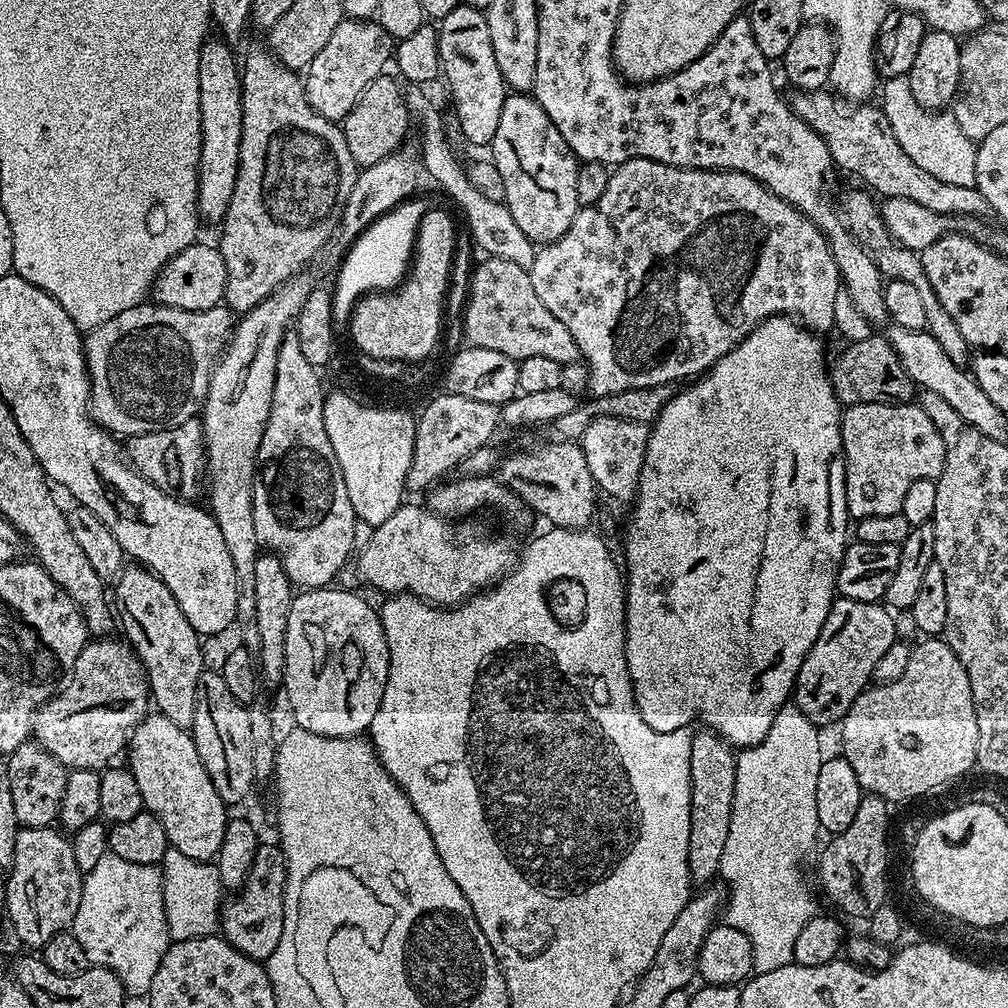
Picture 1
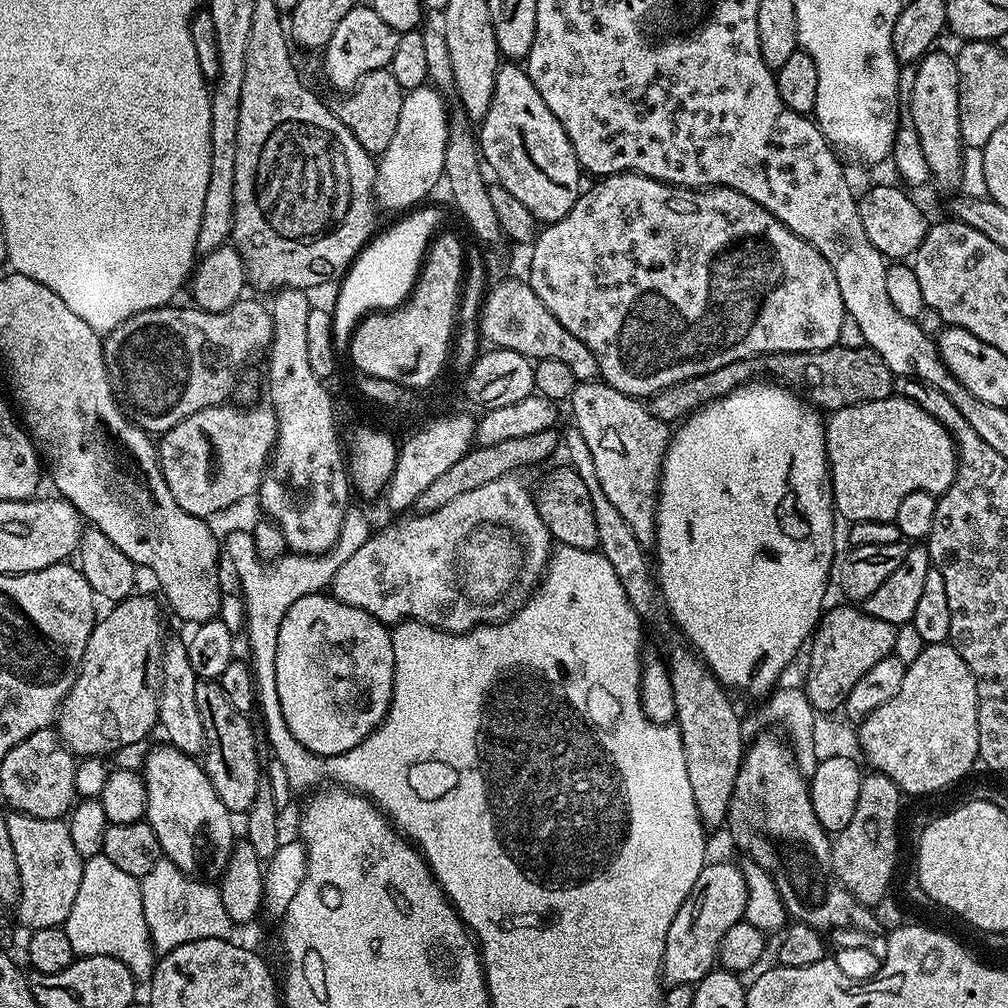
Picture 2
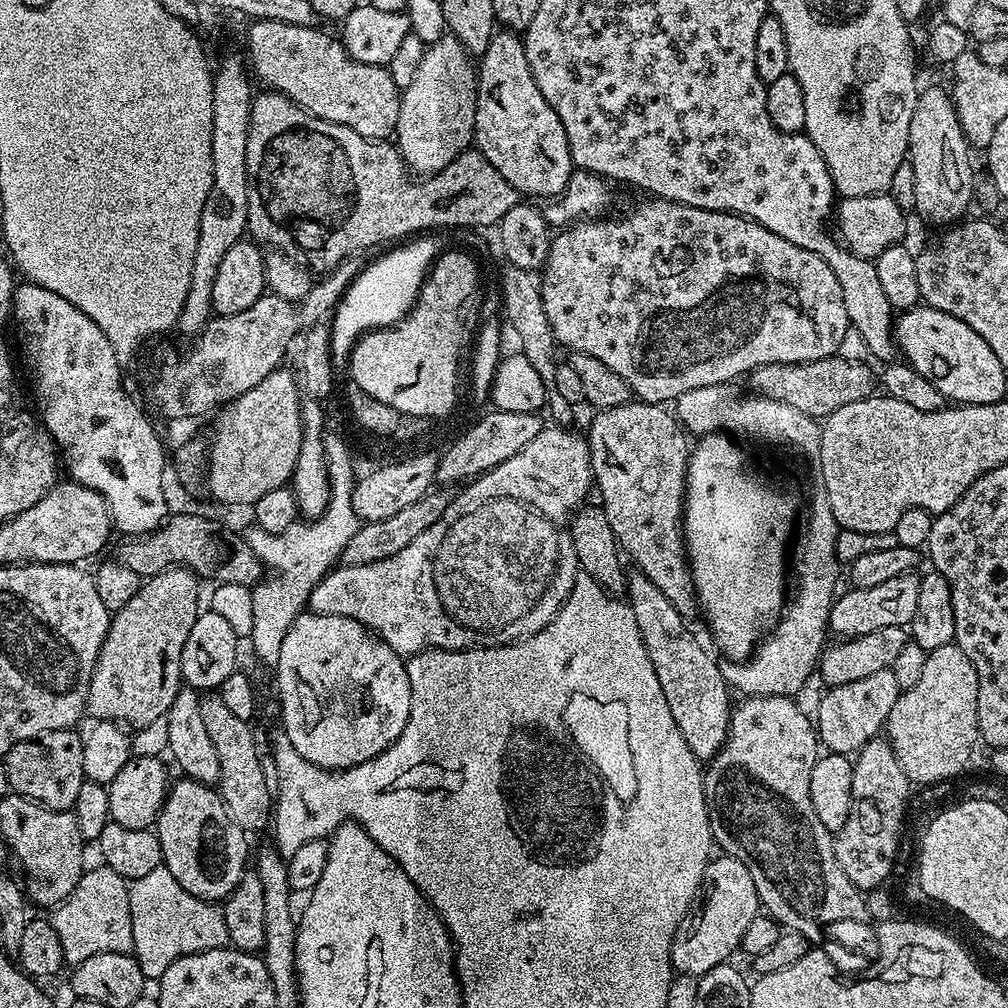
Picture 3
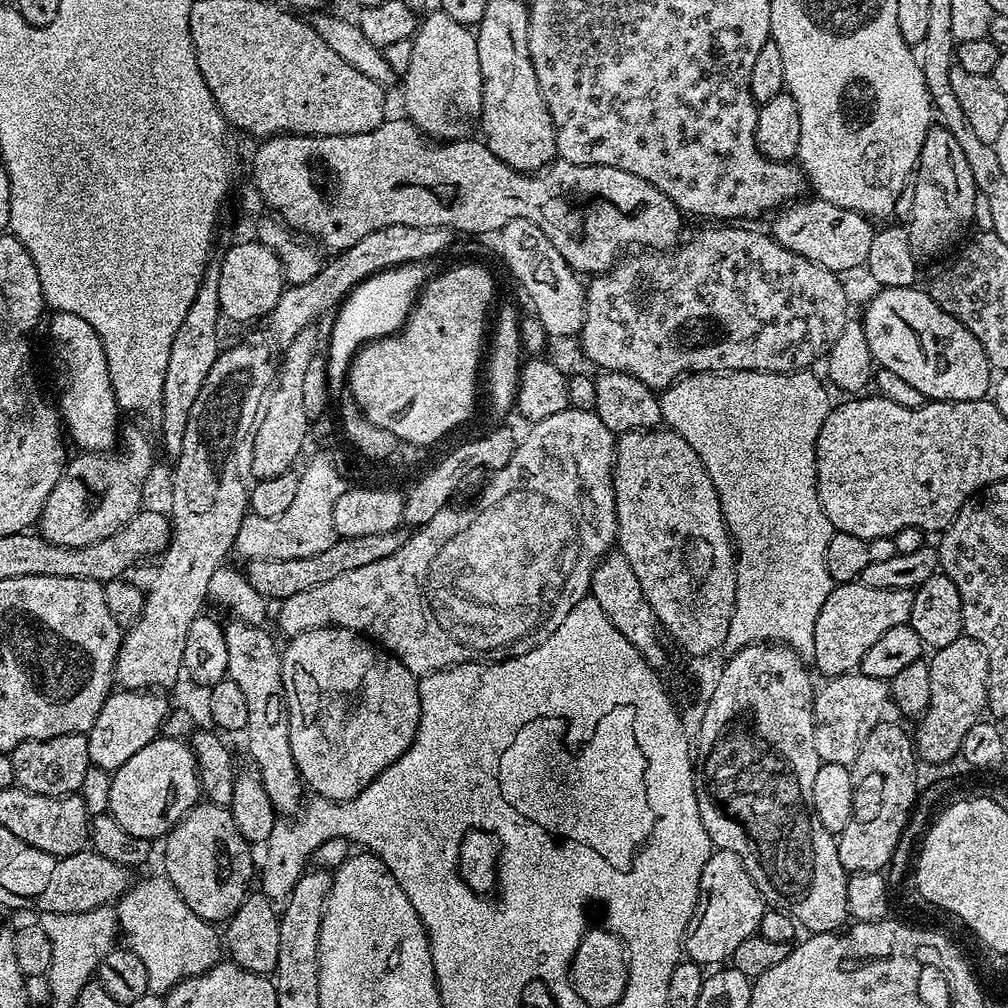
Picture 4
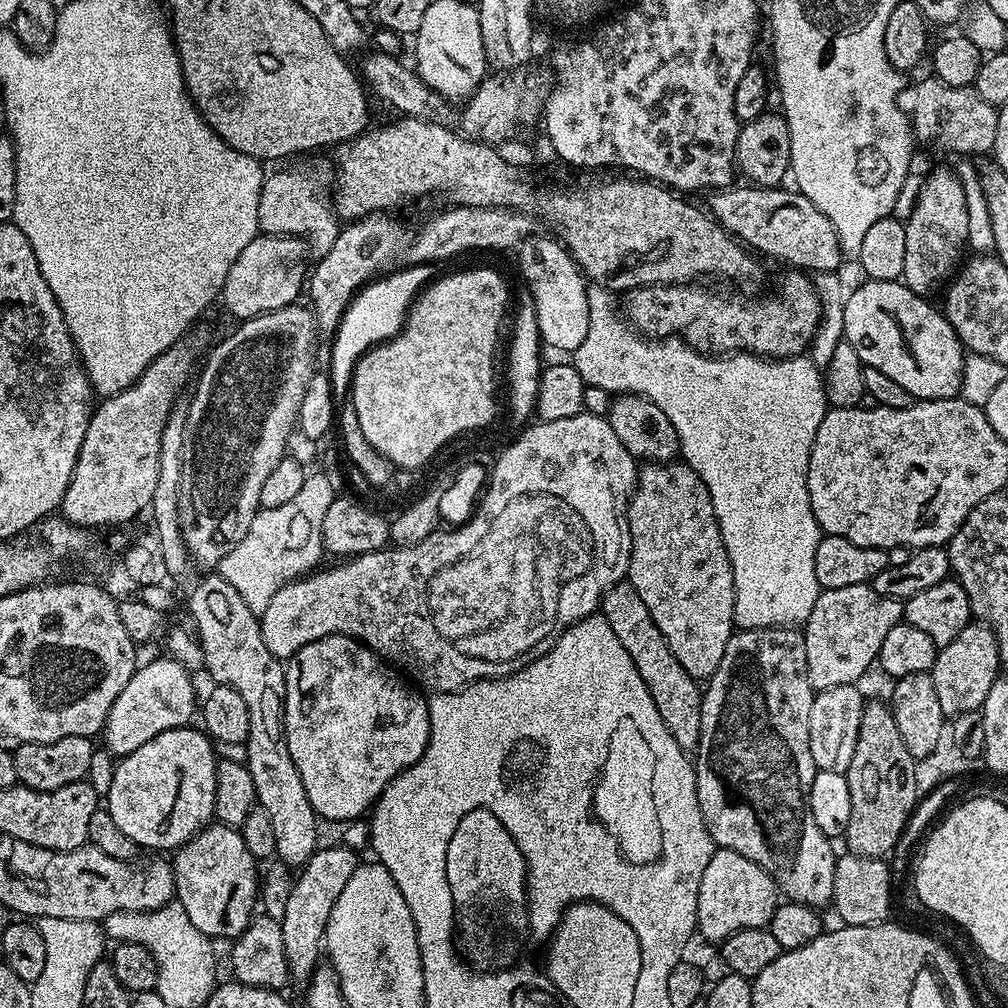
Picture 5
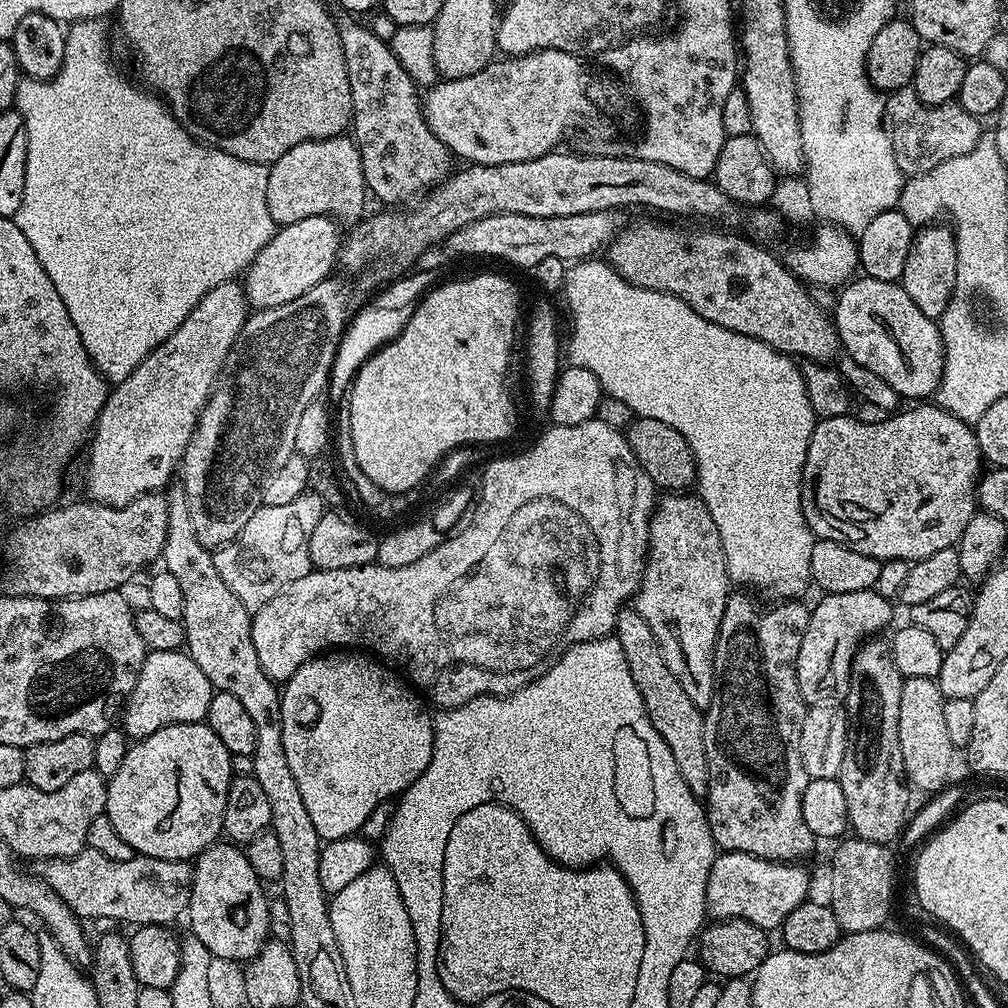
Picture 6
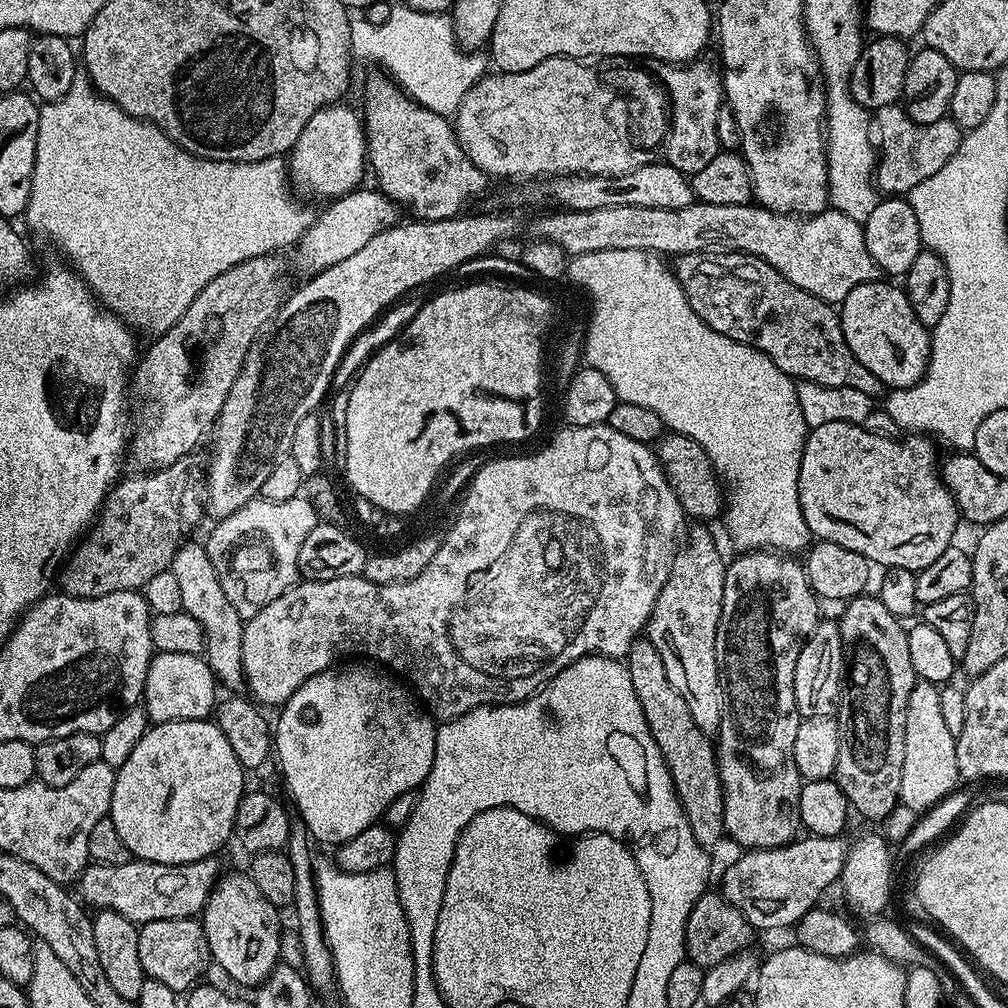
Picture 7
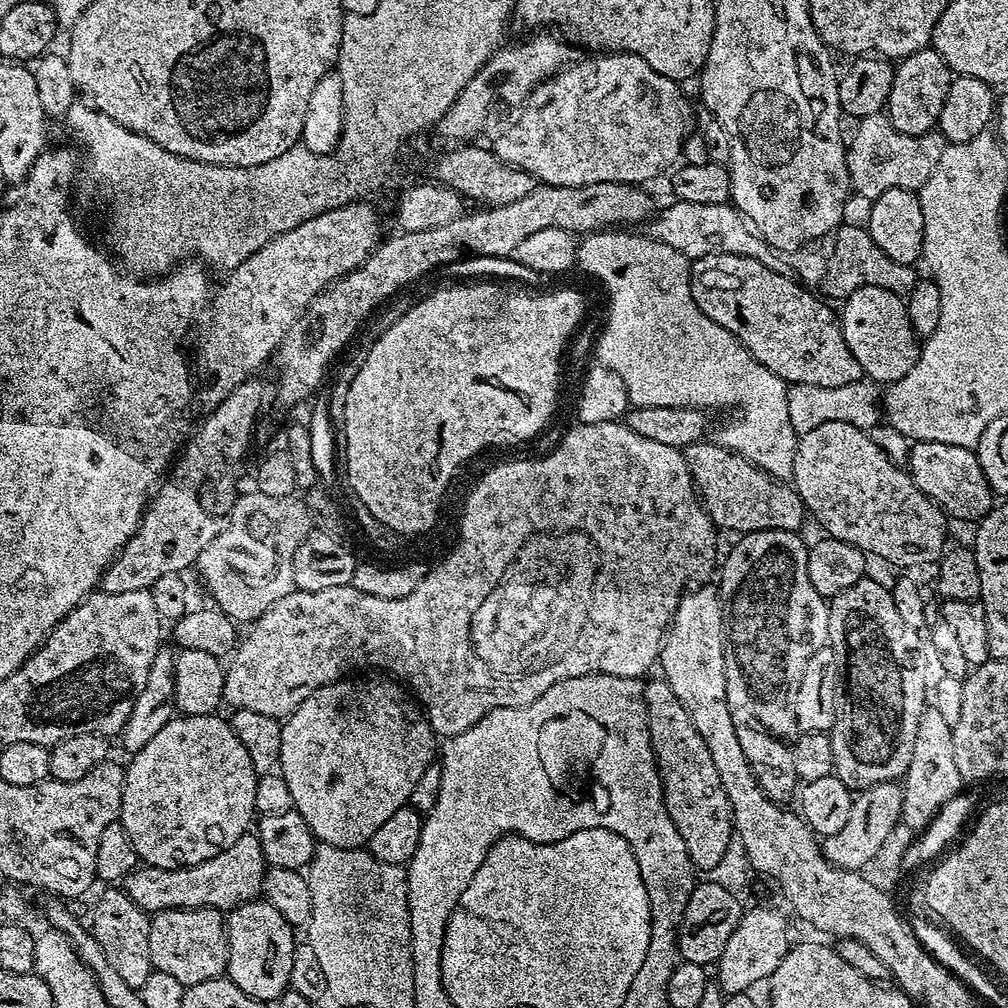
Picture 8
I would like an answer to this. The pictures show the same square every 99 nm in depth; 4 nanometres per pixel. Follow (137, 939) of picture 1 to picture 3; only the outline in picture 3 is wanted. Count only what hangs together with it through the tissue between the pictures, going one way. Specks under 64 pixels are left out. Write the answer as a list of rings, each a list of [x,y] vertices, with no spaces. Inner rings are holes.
[[[103,866],[89,867],[71,894],[51,909],[50,919],[62,942],[65,965],[78,965],[86,958],[94,958],[94,954],[133,951],[129,885],[129,881],[114,874],[114,870]]]

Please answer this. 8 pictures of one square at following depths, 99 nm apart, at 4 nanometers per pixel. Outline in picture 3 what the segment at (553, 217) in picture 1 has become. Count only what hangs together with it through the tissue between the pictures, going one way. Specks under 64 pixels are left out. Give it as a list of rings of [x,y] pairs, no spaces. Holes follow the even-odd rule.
[[[507,30],[497,31],[493,35],[492,41],[486,46],[483,56],[479,57],[478,75],[476,77],[476,131],[474,133],[474,144],[478,151],[494,166],[494,170],[498,170],[498,174],[502,174],[502,178],[506,178],[506,182],[510,182],[510,186],[515,188],[517,193],[524,195],[525,192],[528,195],[525,197],[549,196],[548,198],[555,198],[568,188],[574,165],[570,158],[570,146],[566,138],[566,130],[562,126],[558,114],[554,114],[554,110],[550,110],[546,98],[542,98],[542,90],[538,90],[538,82],[534,82],[534,74],[530,74],[530,62],[526,62],[523,39],[517,33]]]

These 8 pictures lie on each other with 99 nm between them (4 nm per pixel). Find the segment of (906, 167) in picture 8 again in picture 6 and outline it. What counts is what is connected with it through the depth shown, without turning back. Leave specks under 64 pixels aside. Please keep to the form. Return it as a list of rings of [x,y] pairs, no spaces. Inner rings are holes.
[[[912,86],[887,93],[884,102],[884,118],[888,137],[894,146],[894,158],[898,162],[898,170],[903,172],[905,177],[926,174],[926,170],[934,170],[934,166],[938,166],[950,158],[970,154],[970,150],[974,150],[974,146],[978,146],[978,142],[982,138],[981,121],[974,114],[968,114],[966,110],[962,110],[959,102],[924,104],[918,98],[915,87]]]

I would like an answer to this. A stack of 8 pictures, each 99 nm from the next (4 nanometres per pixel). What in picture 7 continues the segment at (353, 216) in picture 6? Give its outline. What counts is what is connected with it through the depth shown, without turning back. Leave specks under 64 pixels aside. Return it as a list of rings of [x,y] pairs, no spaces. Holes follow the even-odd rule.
[[[348,102],[327,104],[322,110],[302,126],[298,142],[286,160],[290,180],[304,192],[321,196],[324,202],[331,202],[338,196],[355,192],[361,187],[364,172],[366,176],[366,157],[368,141],[364,138],[364,125],[359,111],[356,112]]]

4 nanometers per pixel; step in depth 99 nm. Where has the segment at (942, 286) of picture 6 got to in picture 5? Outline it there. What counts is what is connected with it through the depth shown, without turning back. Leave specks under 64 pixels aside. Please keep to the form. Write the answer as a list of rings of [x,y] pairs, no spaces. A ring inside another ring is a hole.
[[[936,168],[928,177],[923,177],[914,210],[904,229],[906,263],[902,265],[902,282],[910,290],[929,294],[928,292],[934,291],[940,283],[943,285],[961,267],[965,259],[964,248],[966,252],[968,244],[966,194],[959,175],[953,169],[951,172],[948,168]]]

